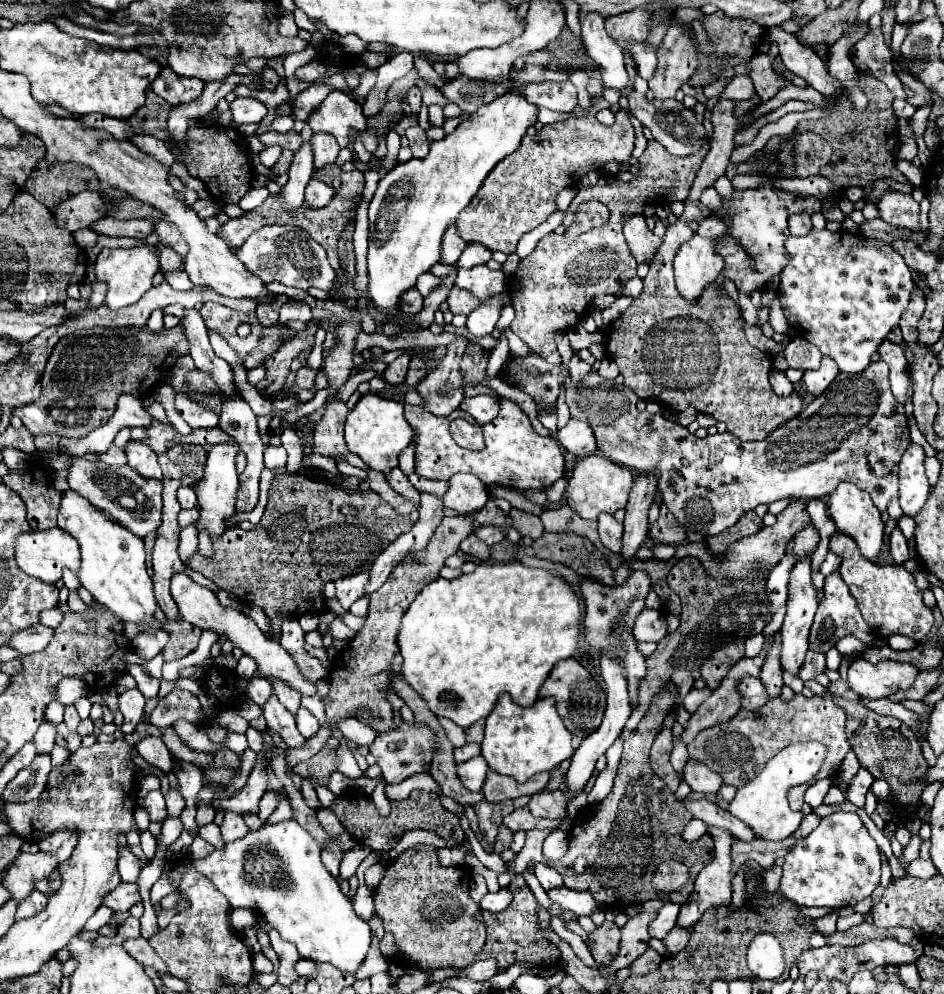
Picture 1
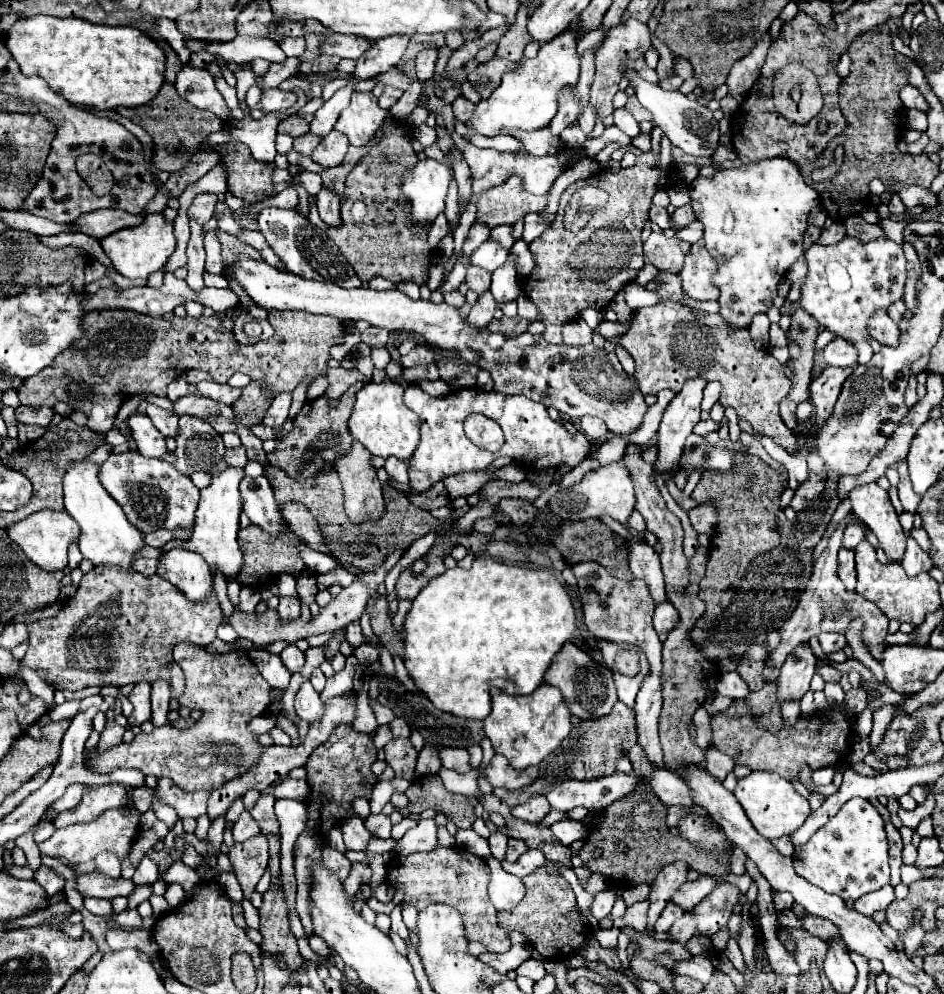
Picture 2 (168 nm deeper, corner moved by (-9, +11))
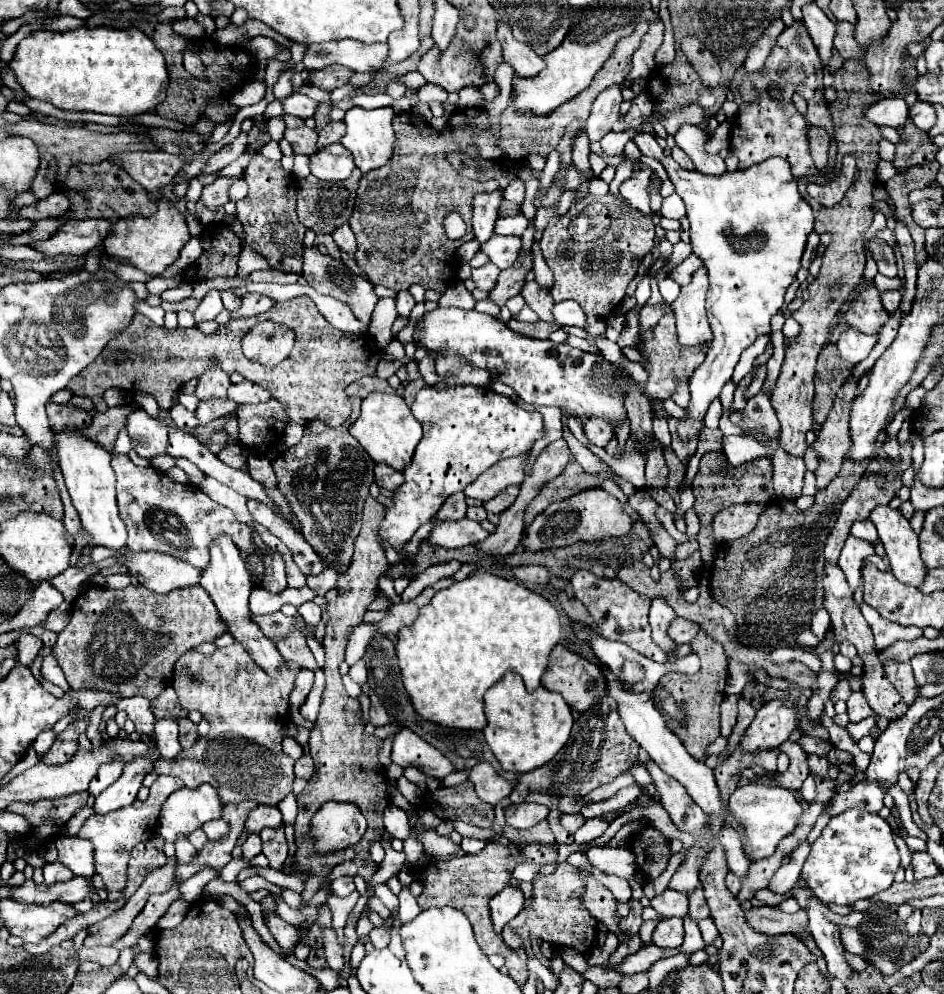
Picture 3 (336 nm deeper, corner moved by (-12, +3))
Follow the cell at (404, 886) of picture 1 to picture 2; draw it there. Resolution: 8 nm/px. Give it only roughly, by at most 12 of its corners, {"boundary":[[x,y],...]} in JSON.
{"boundary":[[463,847],[393,857],[401,907],[455,907],[469,941],[511,949],[485,859]]}

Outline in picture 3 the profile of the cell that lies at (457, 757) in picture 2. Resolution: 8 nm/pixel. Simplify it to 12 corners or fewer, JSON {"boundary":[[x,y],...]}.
{"boundary":[[402,729],[392,741],[392,763],[420,767],[442,779],[452,763],[432,745]]}

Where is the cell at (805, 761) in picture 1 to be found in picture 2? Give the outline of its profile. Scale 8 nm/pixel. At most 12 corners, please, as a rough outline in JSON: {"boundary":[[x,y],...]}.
{"boundary":[[753,771],[733,795],[765,839],[791,835],[809,801],[779,773]]}

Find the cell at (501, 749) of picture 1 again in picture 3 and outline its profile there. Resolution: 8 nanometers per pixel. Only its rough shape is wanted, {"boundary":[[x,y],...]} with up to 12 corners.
{"boundary":[[506,673],[484,695],[484,739],[528,773],[566,745],[568,703]]}

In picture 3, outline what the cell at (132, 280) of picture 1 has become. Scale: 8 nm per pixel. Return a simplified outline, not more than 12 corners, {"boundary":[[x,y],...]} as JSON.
{"boundary":[[157,201],[149,217],[116,221],[104,247],[148,275],[190,239],[184,215]]}

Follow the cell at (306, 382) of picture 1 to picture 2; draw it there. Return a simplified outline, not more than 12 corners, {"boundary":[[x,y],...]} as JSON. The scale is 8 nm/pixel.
{"boundary":[[327,369],[325,397],[341,397],[355,381],[357,369]]}

